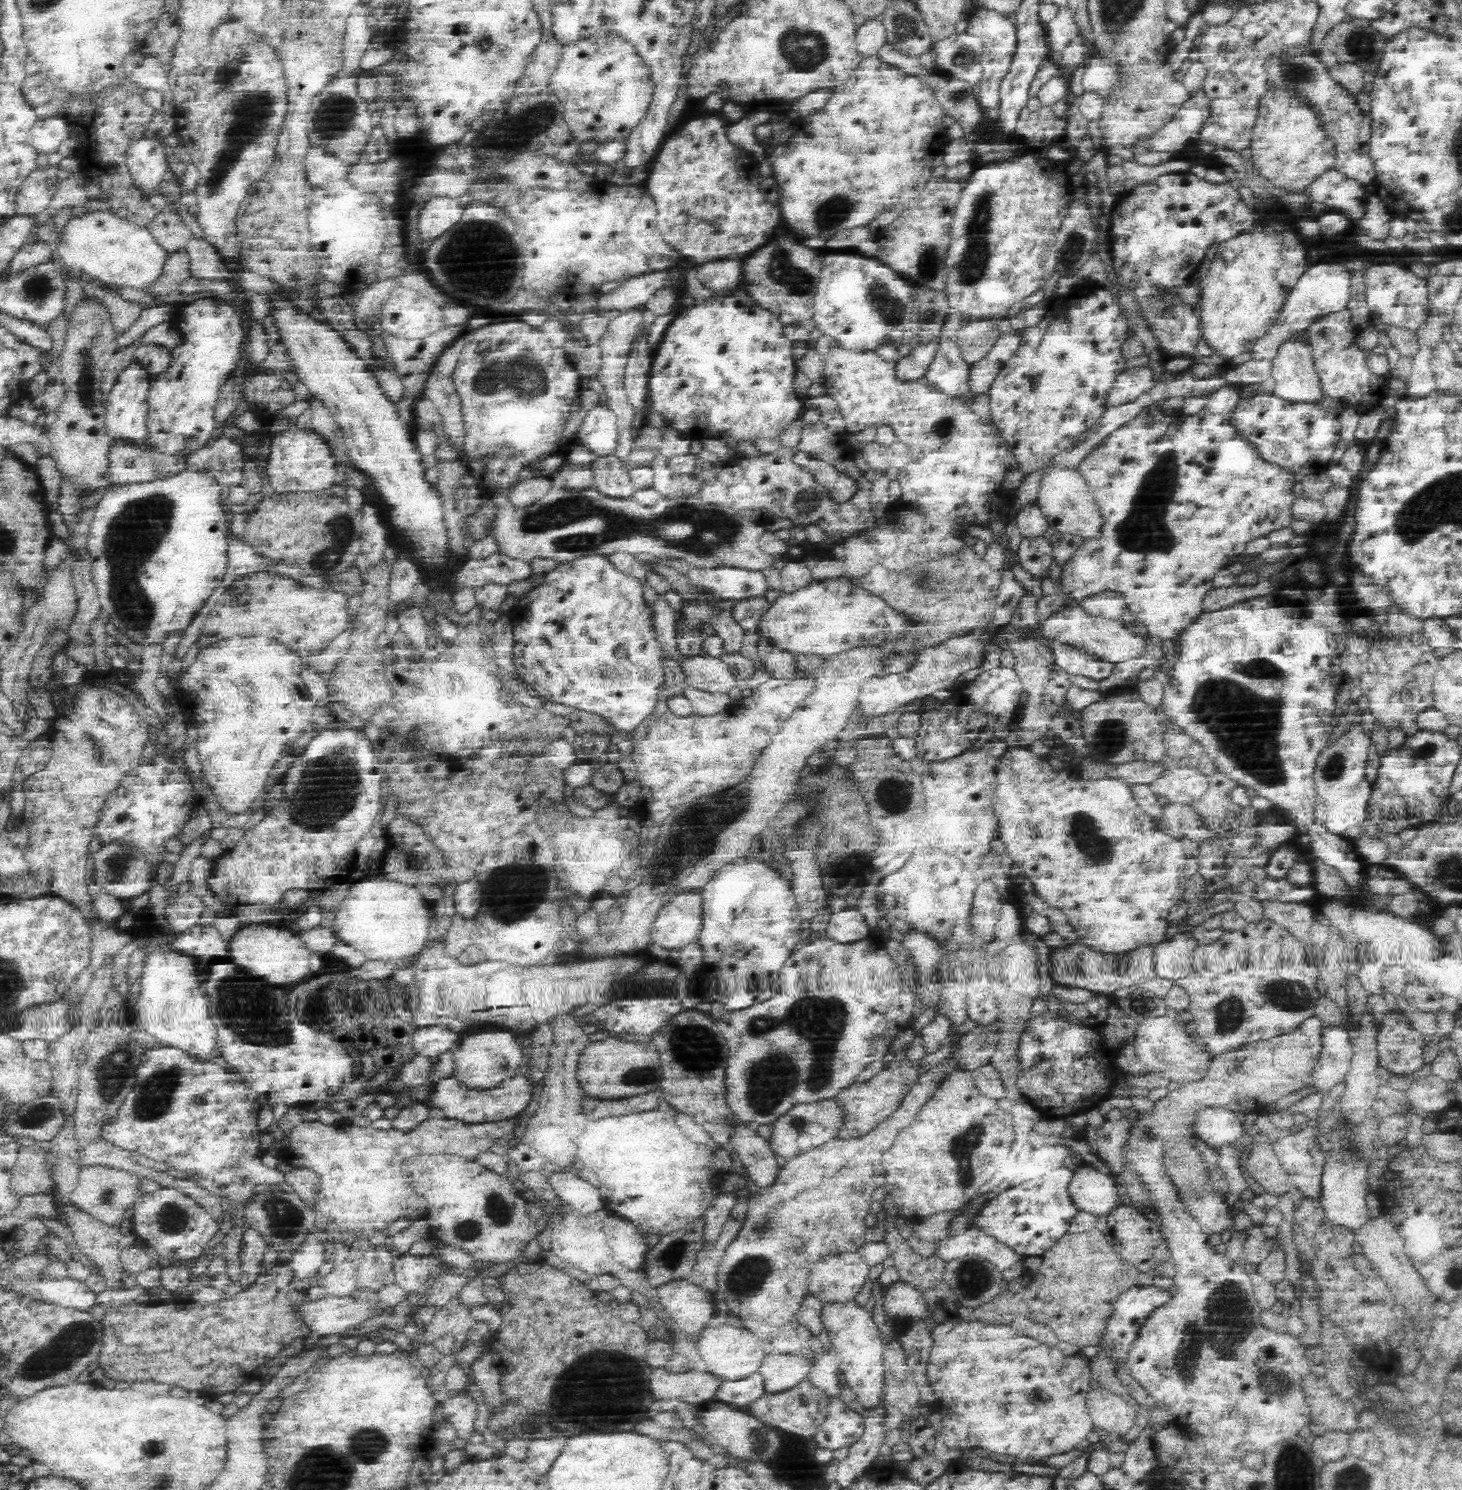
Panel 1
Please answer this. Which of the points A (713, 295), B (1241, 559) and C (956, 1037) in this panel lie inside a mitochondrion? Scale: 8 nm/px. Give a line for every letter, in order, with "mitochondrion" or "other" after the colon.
A: other
B: other
C: other

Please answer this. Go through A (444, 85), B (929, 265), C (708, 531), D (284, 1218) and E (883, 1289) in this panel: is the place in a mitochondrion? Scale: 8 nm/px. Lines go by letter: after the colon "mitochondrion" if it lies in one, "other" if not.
A: other
B: mitochondrion
C: mitochondrion
D: mitochondrion
E: other

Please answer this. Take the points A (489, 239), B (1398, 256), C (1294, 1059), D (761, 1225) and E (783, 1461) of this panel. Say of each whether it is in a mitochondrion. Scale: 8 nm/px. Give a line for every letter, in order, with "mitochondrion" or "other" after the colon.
A: mitochondrion
B: other
C: other
D: mitochondrion
E: mitochondrion

